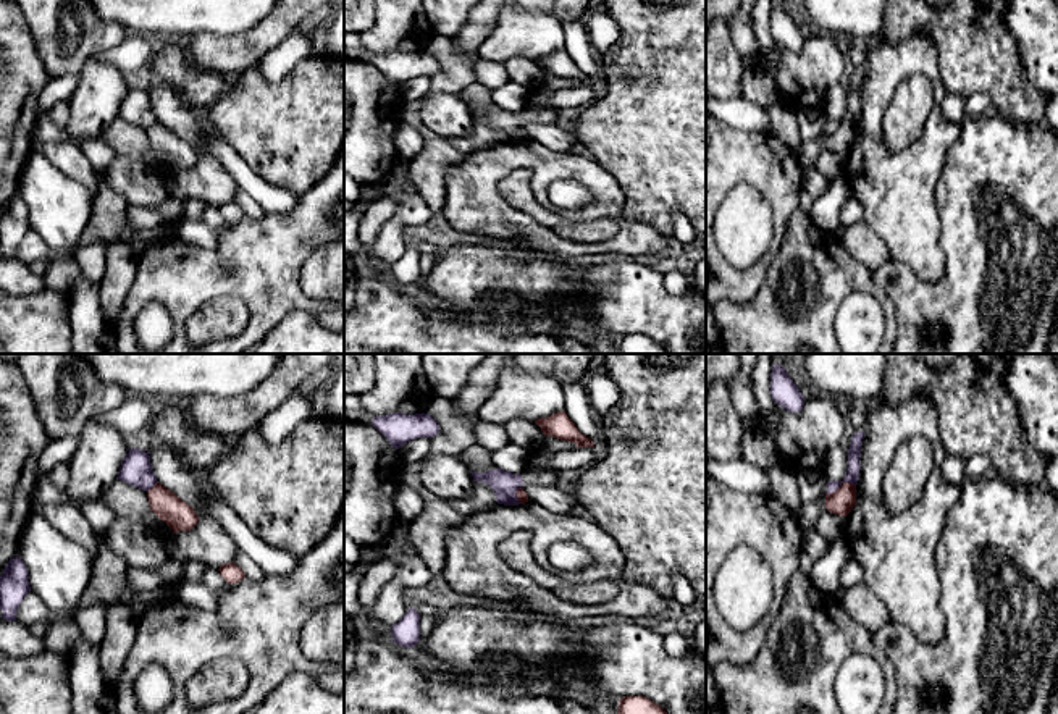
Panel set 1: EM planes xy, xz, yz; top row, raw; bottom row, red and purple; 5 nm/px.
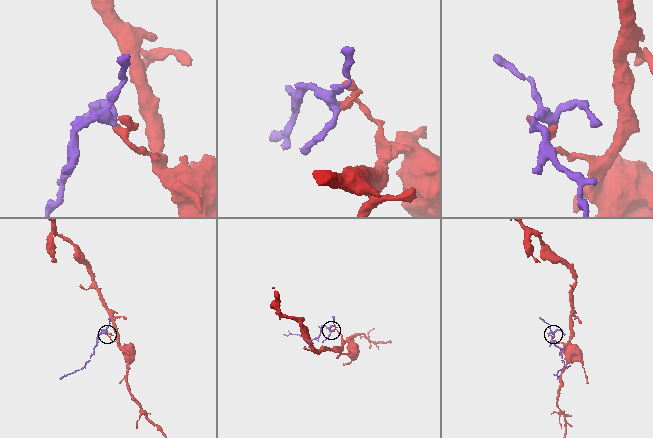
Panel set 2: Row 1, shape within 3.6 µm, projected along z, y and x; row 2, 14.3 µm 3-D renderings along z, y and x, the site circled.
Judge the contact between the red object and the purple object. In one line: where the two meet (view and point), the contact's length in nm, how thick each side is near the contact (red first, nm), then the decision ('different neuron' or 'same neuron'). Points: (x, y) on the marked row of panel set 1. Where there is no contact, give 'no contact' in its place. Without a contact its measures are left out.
yz (842, 485) | 160 nm | 130/70 nm | different neuron

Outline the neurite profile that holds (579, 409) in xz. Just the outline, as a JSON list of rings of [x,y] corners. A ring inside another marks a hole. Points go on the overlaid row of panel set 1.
[[[585,381],[562,384],[562,396],[565,401],[565,414],[575,423],[577,430],[590,438],[602,452],[604,438],[599,420],[593,414]]]

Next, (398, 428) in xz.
[[[391,414],[384,417],[375,417],[372,425],[394,449],[399,449],[417,438],[431,439],[439,433],[439,425],[428,414]]]

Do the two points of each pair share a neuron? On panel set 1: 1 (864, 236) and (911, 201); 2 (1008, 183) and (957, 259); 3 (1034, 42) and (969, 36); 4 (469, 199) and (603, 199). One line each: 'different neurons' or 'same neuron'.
1: different neurons
2: same neuron
3: different neurons
4: same neuron

